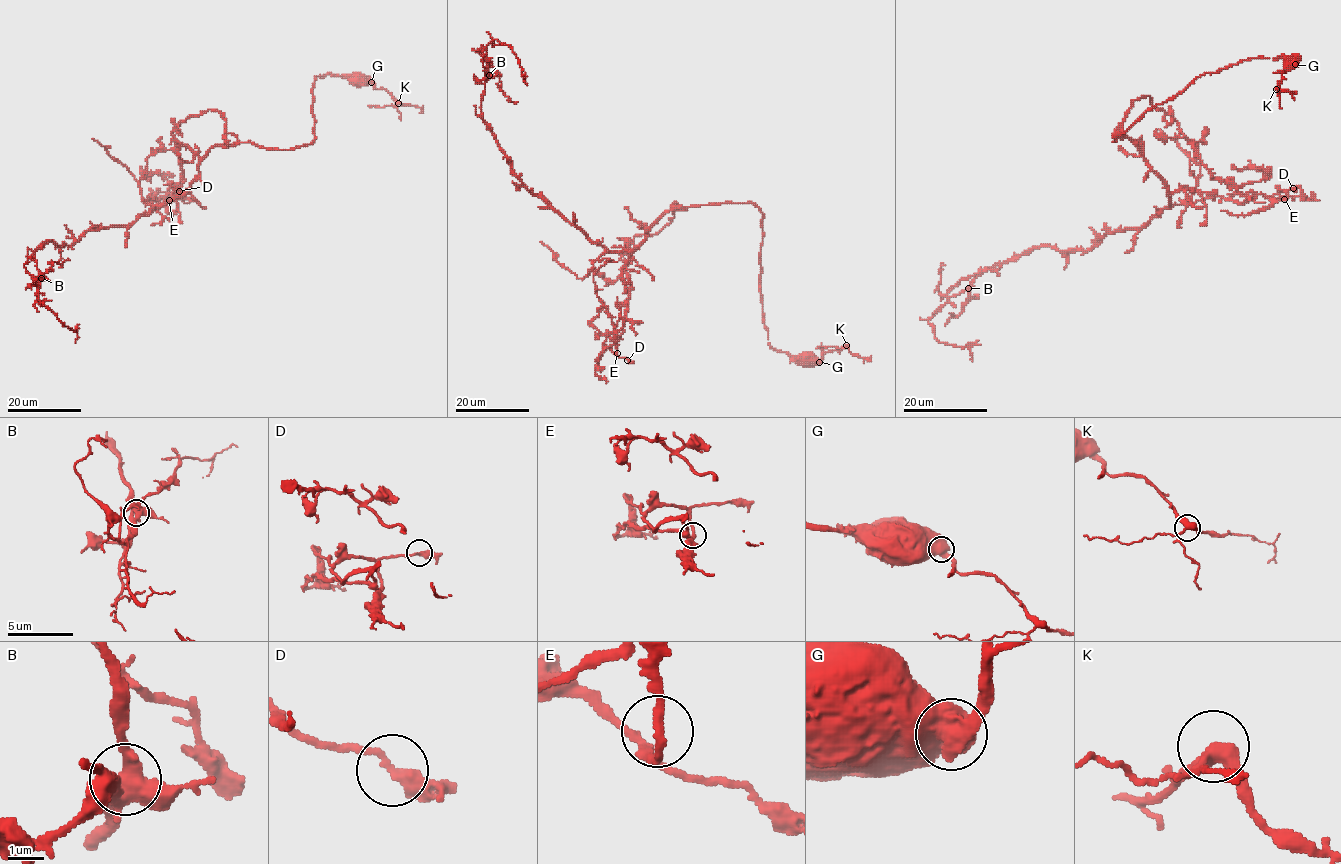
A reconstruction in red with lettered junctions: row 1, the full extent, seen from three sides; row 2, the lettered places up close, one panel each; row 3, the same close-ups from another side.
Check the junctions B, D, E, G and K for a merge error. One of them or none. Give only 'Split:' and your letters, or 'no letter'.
Split: G

